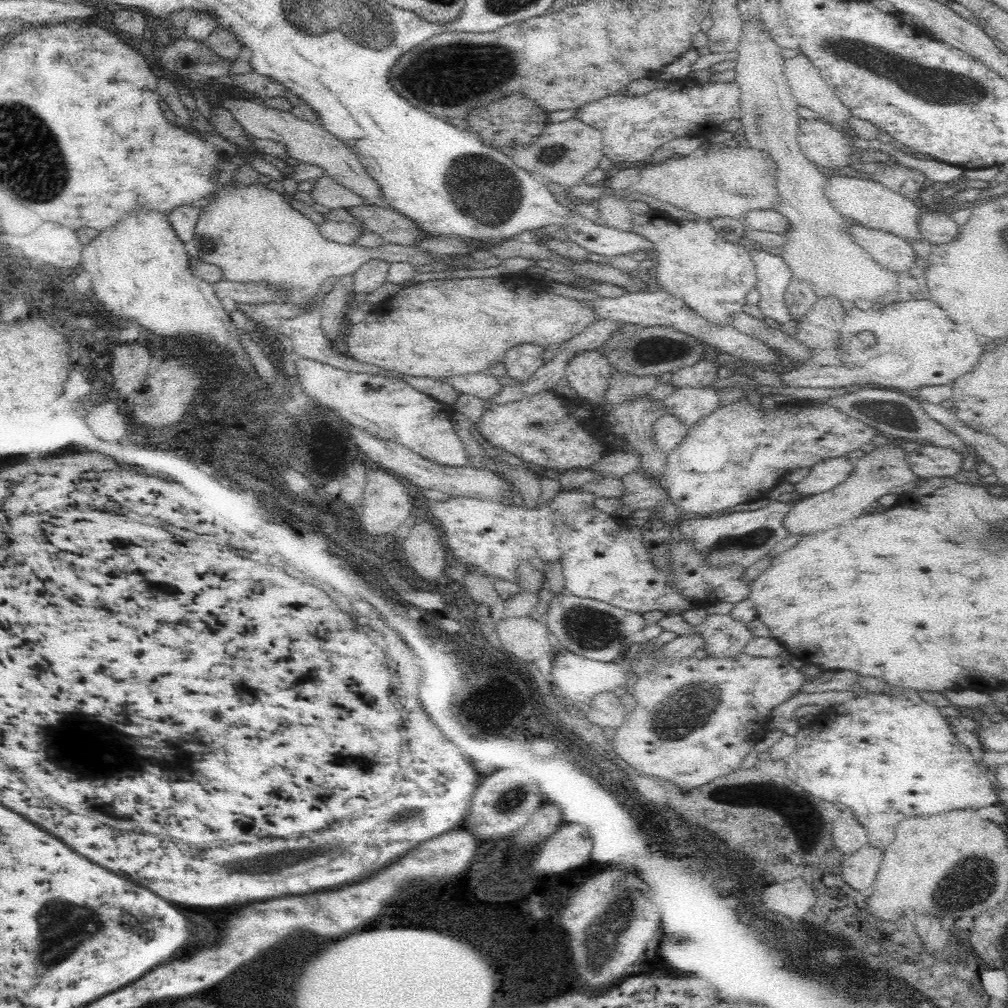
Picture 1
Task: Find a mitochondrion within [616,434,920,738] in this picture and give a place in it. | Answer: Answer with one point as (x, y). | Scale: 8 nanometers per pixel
(755, 539)

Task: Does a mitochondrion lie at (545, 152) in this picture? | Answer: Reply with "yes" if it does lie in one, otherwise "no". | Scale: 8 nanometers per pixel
yes

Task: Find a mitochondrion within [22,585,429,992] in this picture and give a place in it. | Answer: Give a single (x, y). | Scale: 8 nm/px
(63, 927)

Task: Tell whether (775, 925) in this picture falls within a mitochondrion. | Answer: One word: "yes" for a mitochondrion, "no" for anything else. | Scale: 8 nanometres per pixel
no

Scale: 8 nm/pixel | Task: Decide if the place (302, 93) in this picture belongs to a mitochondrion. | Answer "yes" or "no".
no

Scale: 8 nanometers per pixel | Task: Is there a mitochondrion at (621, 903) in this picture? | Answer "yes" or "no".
yes

